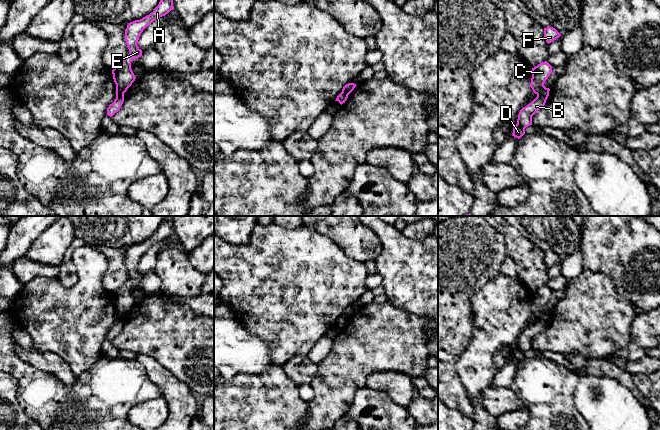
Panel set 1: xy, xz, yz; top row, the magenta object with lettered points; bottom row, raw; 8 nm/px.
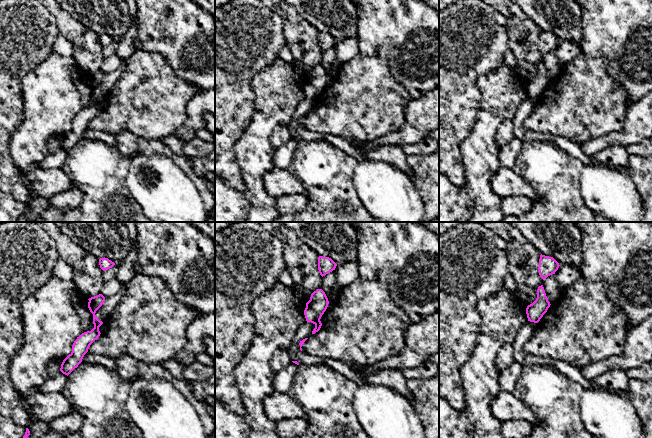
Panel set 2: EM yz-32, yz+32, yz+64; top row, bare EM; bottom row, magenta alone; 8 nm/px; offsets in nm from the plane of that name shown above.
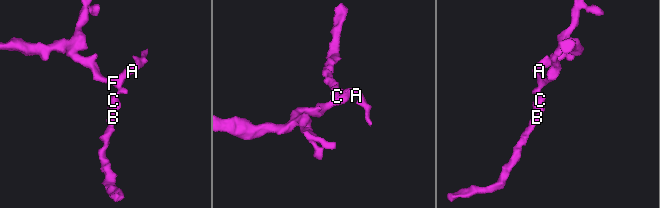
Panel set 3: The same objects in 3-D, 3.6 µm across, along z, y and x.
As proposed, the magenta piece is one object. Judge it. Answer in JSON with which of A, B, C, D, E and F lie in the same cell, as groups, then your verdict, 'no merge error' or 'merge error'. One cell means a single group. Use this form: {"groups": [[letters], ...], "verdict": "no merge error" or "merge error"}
{"groups": [["A", "C", "E", "F"], ["B", "D"]], "verdict": "merge error"}

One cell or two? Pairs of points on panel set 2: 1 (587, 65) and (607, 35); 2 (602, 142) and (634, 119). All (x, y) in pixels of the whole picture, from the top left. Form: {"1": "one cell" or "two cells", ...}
{"1": "two cells", "2": "one cell"}

